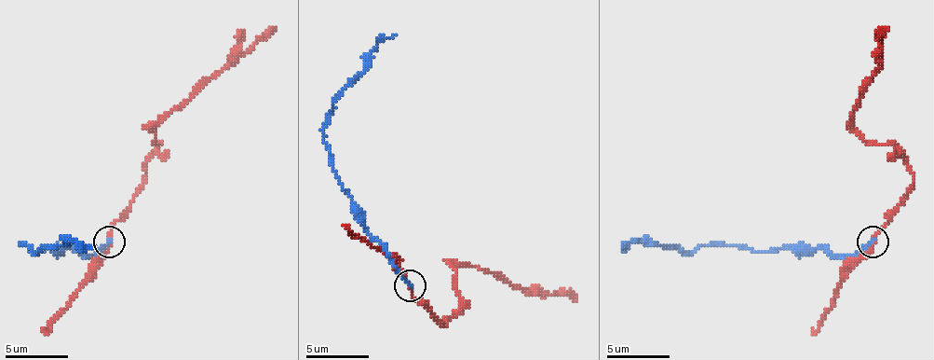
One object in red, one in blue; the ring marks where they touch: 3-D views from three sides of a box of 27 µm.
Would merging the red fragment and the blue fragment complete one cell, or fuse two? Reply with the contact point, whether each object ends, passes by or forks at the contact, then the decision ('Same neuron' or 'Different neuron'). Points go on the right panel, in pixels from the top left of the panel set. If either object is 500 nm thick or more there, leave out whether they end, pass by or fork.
Place: (873, 242). At the ring red passes by. At the ring blue ends. Different neuron

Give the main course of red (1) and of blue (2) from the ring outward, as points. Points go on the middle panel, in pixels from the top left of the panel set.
1: (409, 285), (443, 326), (459, 307), (456, 282), (459, 266), (500, 272), (529, 291), (570, 295), (576, 301)
2: (409, 285), (368, 231), (364, 215), (332, 168), (323, 139), (332, 102), (364, 70), (368, 54), (396, 34)

